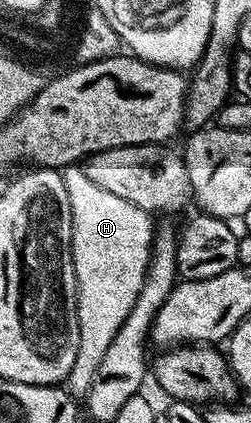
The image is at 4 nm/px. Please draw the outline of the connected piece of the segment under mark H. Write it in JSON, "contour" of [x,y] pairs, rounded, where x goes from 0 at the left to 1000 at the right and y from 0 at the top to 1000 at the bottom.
{"contour":[[[323,390],[243,395],[255,444],[271,444],[271,482],[287,482],[287,577],[279,591],[295,600],[295,641],[311,664],[311,773],[319,775],[319,813],[303,832],[303,861],[287,861],[287,879],[271,913],[299,934],[339,934],[367,908],[367,889],[382,889],[382,870],[398,870],[398,851],[414,851],[414,832],[430,832],[430,813],[478,785],[478,766],[526,738],[526,719],[542,719],[542,700],[558,700],[558,681],[574,671],[582,636],[598,622],[598,596],[614,586],[622,525],[578,496],[542,492],[542,482],[510,482],[510,473],[478,473],[478,463],[446,463],[446,454],[414,454],[386,435],[351,426],[339,400]]]}

